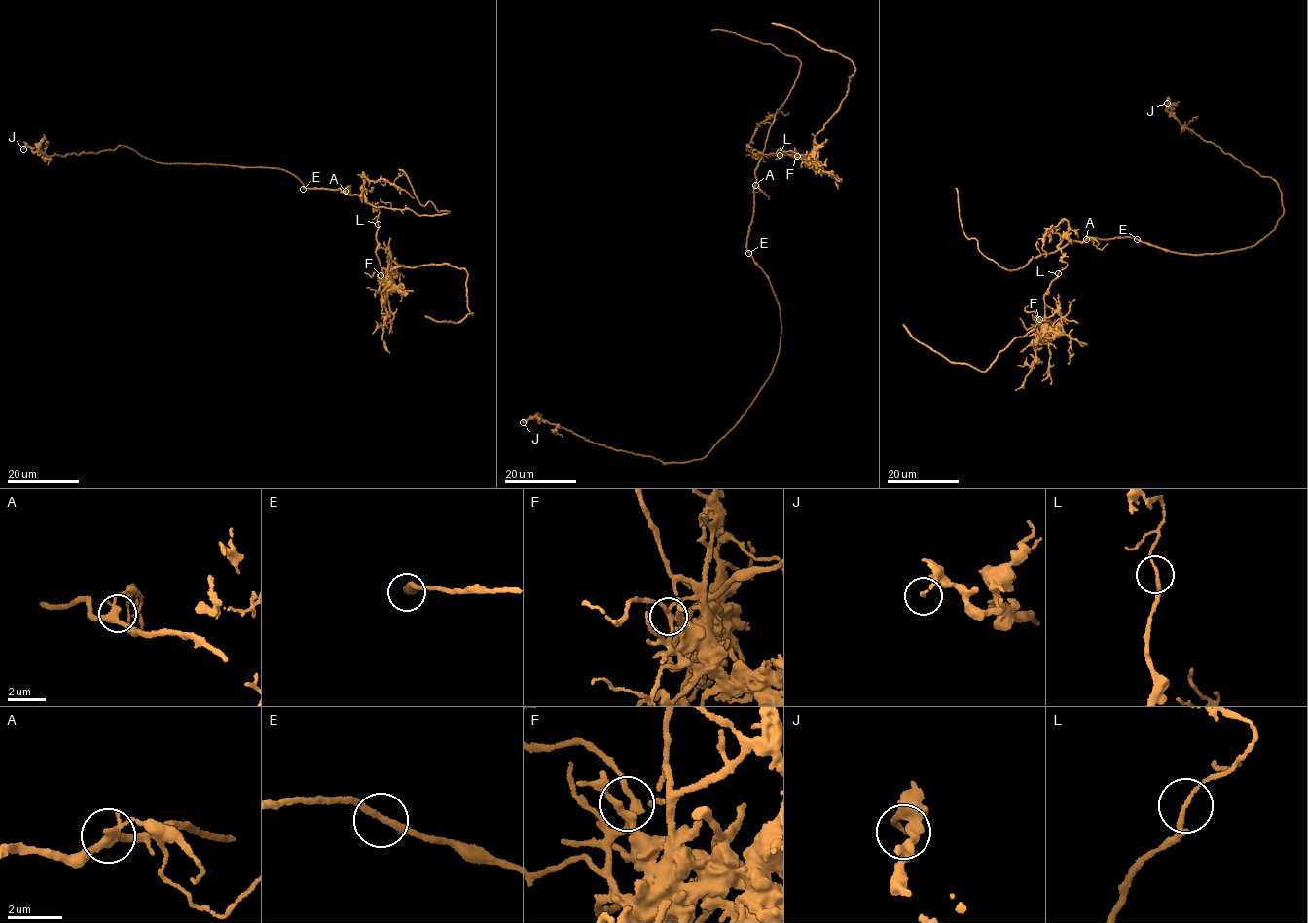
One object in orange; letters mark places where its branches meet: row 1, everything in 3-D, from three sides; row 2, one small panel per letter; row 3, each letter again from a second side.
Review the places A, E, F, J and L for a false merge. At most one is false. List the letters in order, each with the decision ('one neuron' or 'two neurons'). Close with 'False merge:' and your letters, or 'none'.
A: one neuron
E: one neuron
F: one neuron
J: one neuron
L: two neurons
False merge: L

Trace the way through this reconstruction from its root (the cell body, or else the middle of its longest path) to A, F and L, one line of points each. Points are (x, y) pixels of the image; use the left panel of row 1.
A: (304, 188), (345, 191)
F: (304, 188), (340, 189), (349, 195), (362, 196), (379, 210), (376, 256), (382, 272), (381, 275)
L: (304, 188), (340, 189), (349, 195), (362, 196), (379, 210), (378, 224)

